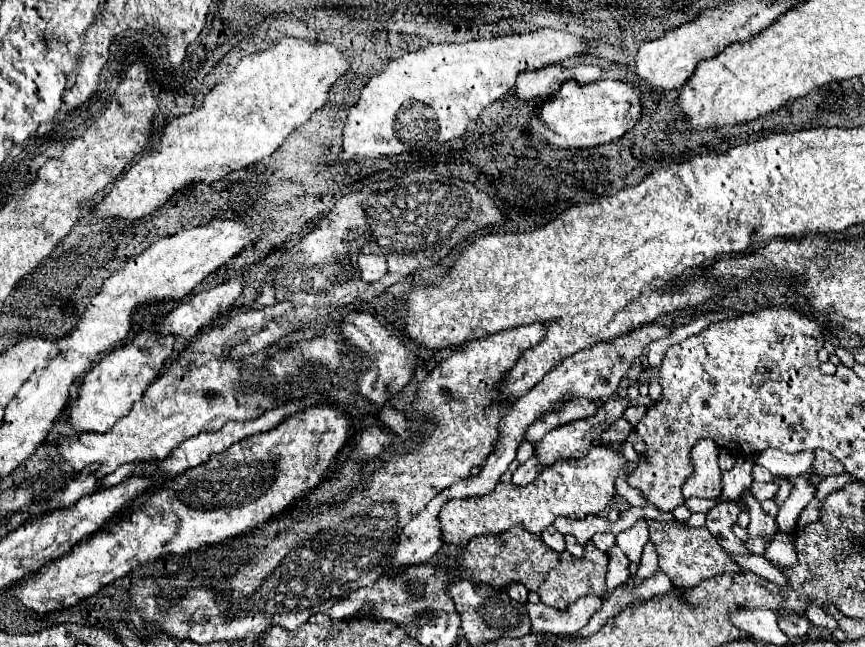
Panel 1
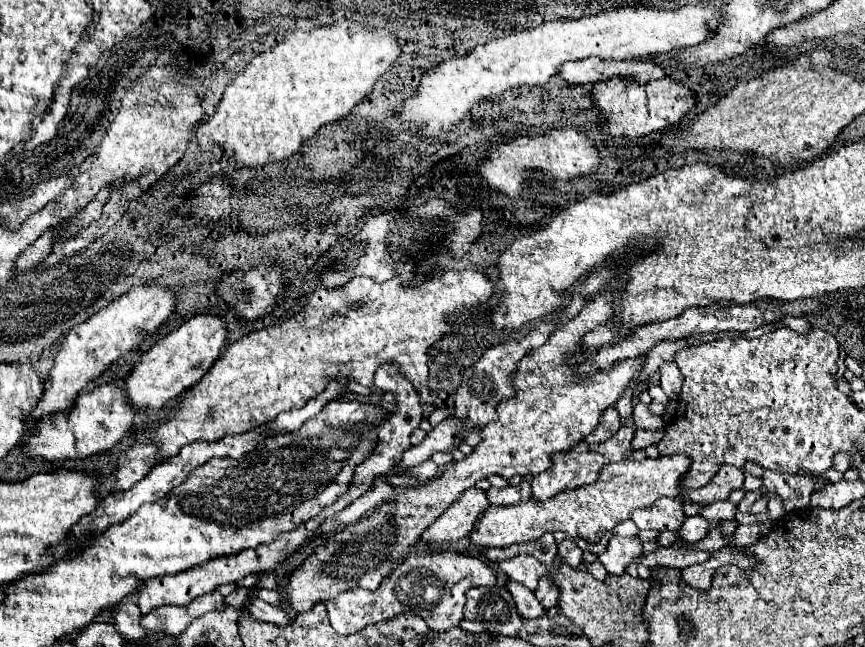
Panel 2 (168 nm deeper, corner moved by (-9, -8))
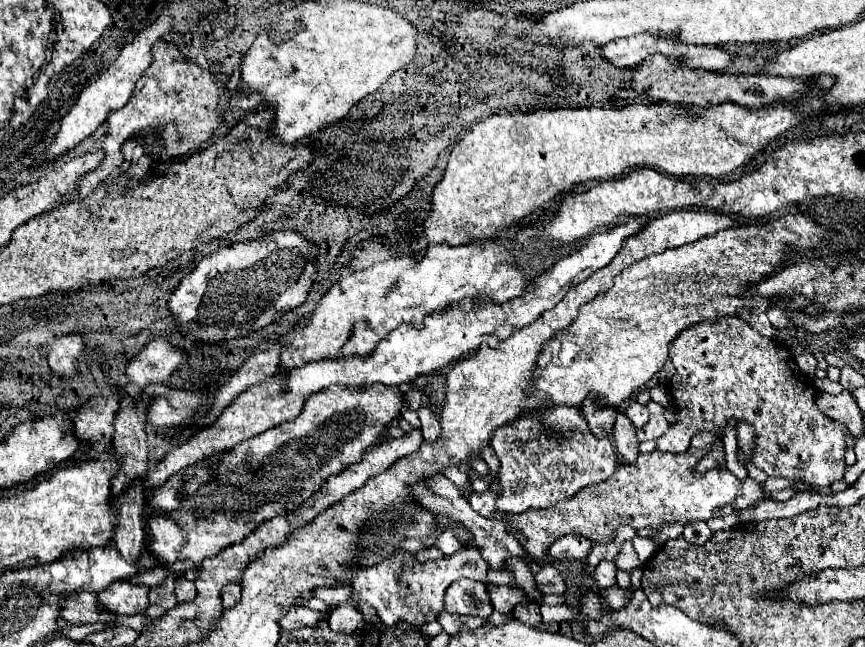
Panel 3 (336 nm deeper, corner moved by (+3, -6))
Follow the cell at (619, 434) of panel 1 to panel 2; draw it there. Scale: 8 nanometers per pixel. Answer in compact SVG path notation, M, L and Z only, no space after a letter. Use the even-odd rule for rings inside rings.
M636 429L632 439L632 449L646 449L648 445L656 445L664 435L664 429L648 431L648 429Z

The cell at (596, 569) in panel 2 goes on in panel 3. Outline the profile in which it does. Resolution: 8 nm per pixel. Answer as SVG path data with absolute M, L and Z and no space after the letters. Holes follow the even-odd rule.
M600 561L596 567L598 587L614 587L616 585L616 565L610 561Z

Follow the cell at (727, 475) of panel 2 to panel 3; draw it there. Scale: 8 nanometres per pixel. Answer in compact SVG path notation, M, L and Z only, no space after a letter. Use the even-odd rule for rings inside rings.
M698 433L692 439L692 445L686 453L682 455L672 455L672 453L662 453L662 451L652 451L652 453L640 453L638 459L634 463L624 463L616 467L616 473L602 481L596 483L592 487L584 487L582 491L578 491L574 497L556 503L552 507L546 509L530 509L522 515L510 515L506 517L506 525L508 531L512 535L516 535L516 539L526 547L526 551L530 553L530 557L534 561L542 561L545 557L546 547L550 547L550 543L554 543L554 539L560 539L564 535L582 535L588 537L596 543L602 541L612 541L614 533L620 525L630 525L634 529L642 529L642 527L652 527L652 529L662 529L666 523L682 523L688 525L692 521L708 521L712 517L726 517L732 515L736 511L742 509L750 509L754 505L758 505L760 501L768 499L770 495L762 489L762 483L756 483L754 479L746 477L744 481L740 481L734 473L730 473L726 467L714 467L710 471L706 471L706 475L694 475L694 467L700 463L700 459L704 455L710 453L710 447L718 441L718 435L714 433Z

